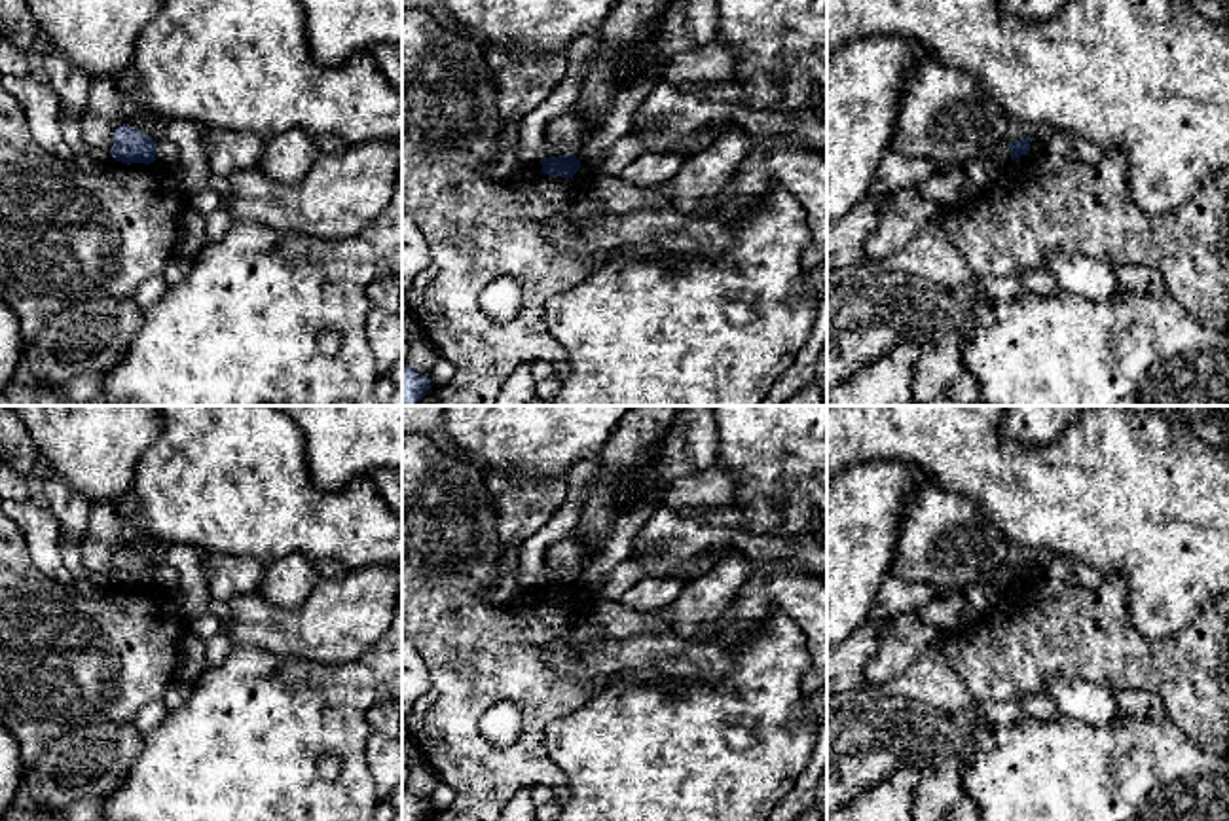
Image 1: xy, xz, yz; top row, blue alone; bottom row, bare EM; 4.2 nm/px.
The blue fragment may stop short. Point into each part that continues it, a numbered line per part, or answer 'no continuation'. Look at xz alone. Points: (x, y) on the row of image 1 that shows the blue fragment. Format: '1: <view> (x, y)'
no continuation

